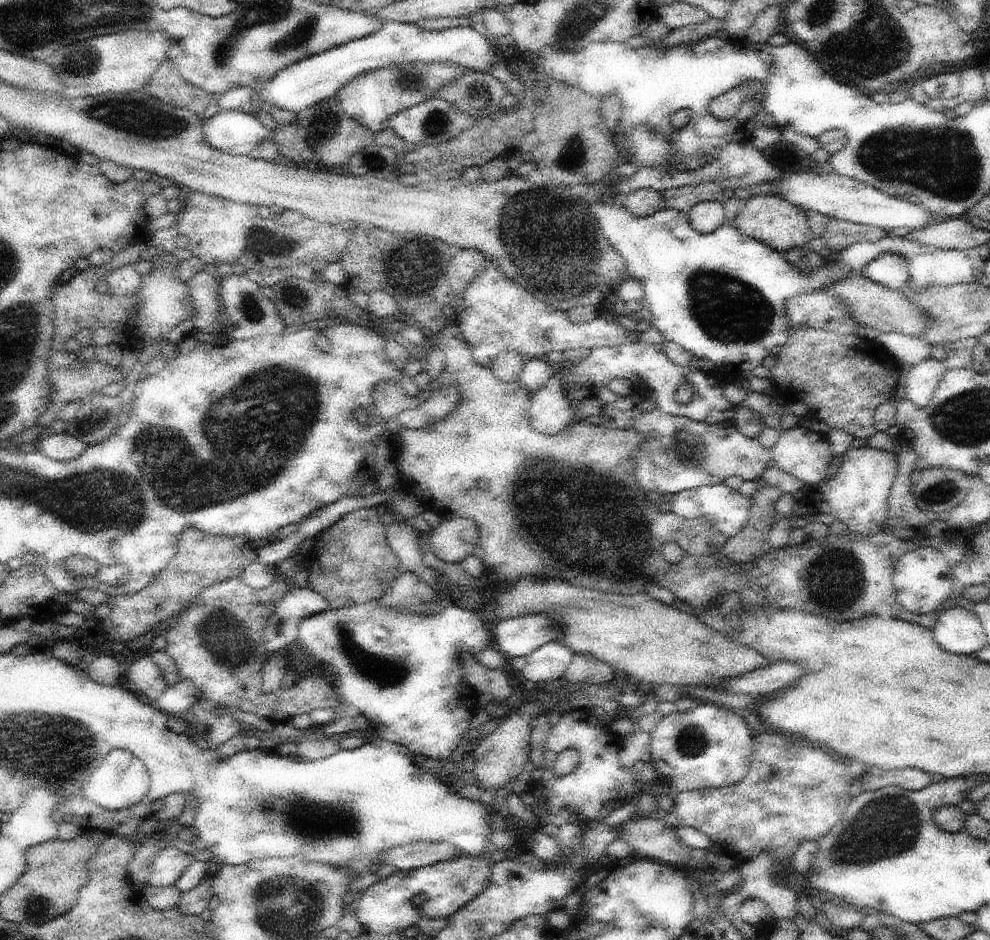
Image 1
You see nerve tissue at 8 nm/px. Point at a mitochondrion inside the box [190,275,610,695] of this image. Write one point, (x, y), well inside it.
(222, 637)

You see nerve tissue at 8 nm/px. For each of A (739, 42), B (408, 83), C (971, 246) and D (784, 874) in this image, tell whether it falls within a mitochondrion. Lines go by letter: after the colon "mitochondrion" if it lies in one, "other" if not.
A: other
B: mitochondrion
C: other
D: other

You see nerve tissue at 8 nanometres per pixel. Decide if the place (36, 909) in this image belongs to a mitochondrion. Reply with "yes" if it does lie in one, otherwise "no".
yes

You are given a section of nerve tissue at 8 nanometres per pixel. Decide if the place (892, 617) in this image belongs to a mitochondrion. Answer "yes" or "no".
no

